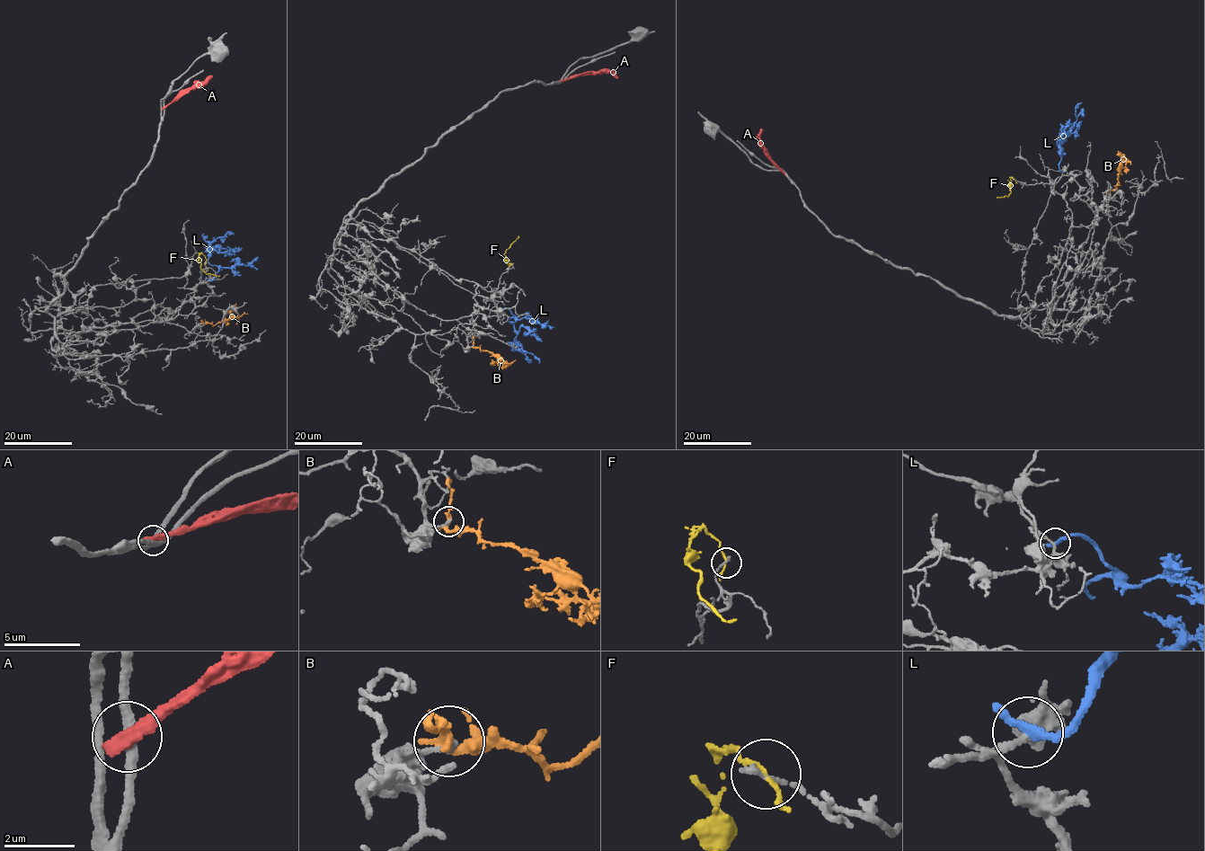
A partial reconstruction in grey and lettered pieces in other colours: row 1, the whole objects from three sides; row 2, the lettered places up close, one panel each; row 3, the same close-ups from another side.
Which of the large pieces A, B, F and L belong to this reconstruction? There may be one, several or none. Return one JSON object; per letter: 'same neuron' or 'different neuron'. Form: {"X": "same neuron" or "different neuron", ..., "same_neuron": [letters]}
{"A": "different neuron", "B": "different neuron", "F": "different neuron", "L": "different neuron", "same_neuron": []}

